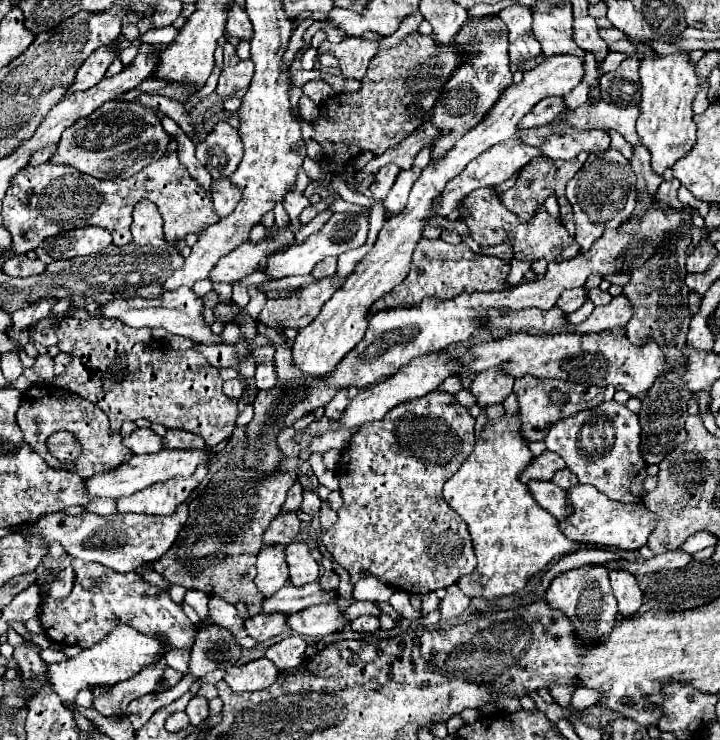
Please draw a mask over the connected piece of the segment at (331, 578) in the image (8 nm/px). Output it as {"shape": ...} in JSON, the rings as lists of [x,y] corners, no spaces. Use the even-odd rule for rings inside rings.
{"shape":[[[329,570],[325,572],[321,578],[319,578],[319,584],[323,590],[335,590],[339,586],[339,576],[335,570]]]}

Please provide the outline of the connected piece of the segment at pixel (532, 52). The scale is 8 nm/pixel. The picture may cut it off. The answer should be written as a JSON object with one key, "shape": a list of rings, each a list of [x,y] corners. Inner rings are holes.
{"shape":[[[513,4],[513,6],[507,6],[505,10],[501,10],[499,16],[509,28],[509,58],[513,62],[535,58],[541,52],[541,46],[537,44],[537,40],[531,32],[529,6]]]}

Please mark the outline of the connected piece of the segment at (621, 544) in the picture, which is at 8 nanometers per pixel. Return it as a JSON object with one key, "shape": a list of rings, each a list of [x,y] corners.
{"shape":[[[577,484],[567,490],[567,502],[573,508],[571,514],[559,522],[561,532],[575,542],[589,542],[603,548],[637,550],[647,544],[647,538],[655,526],[655,516],[643,504],[621,504],[609,500],[593,486]]]}

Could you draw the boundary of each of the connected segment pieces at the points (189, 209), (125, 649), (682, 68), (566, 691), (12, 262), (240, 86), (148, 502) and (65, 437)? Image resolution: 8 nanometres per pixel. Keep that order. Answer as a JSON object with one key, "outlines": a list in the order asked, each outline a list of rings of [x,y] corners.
{"outlines":[[[[175,152],[145,166],[141,172],[125,180],[97,180],[69,166],[27,166],[13,178],[13,184],[3,198],[1,216],[3,226],[11,232],[13,254],[27,254],[45,238],[81,226],[103,226],[111,232],[115,246],[125,246],[131,240],[131,212],[141,198],[157,204],[165,222],[163,232],[169,242],[185,238],[187,234],[199,234],[219,220],[219,216],[213,214],[211,198],[181,166]]],[[[117,626],[105,640],[97,642],[93,648],[83,650],[79,656],[61,662],[61,664],[51,664],[49,666],[49,682],[53,690],[59,694],[59,698],[65,700],[75,700],[75,694],[83,688],[89,688],[91,684],[117,684],[121,680],[131,678],[137,674],[143,666],[155,662],[161,658],[165,652],[165,644],[161,640],[153,640],[141,632],[137,632],[131,626]]],[[[689,52],[675,54],[645,54],[639,64],[641,76],[641,116],[637,120],[637,134],[641,142],[651,150],[651,164],[657,174],[663,174],[665,168],[673,166],[683,158],[695,144],[695,124],[691,102],[699,92],[701,78],[697,76],[697,64],[691,62]]],[[[553,684],[553,688],[549,688],[549,692],[551,692],[551,696],[555,698],[555,702],[559,702],[561,706],[567,706],[569,704],[569,700],[571,700],[571,694],[575,692],[575,688],[573,686],[559,686],[559,684]]],[[[27,256],[7,258],[1,266],[1,272],[9,276],[33,276],[33,274],[41,274],[43,270],[45,270],[45,264],[41,260],[31,260]]],[[[241,60],[233,68],[223,68],[217,84],[219,96],[233,96],[241,90],[245,90],[251,83],[254,74],[254,64],[249,60]]],[[[199,468],[189,478],[177,478],[161,484],[153,484],[141,492],[135,492],[129,498],[117,500],[117,512],[137,512],[137,514],[151,514],[151,516],[171,516],[175,508],[185,502],[185,498],[191,494],[193,488],[199,486],[199,482],[205,478],[207,468]]],[[[59,431],[49,436],[47,440],[49,454],[55,456],[59,462],[73,462],[81,454],[81,444],[79,440],[67,431]]]]}

